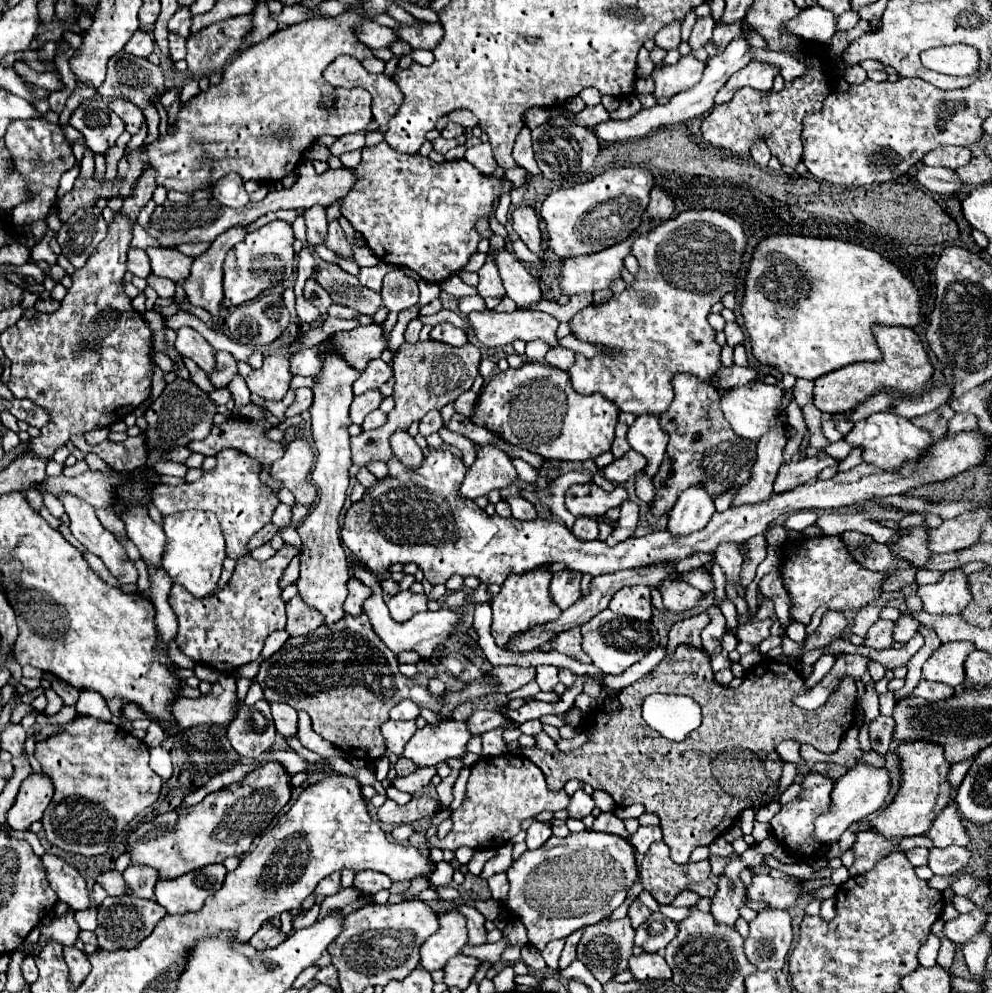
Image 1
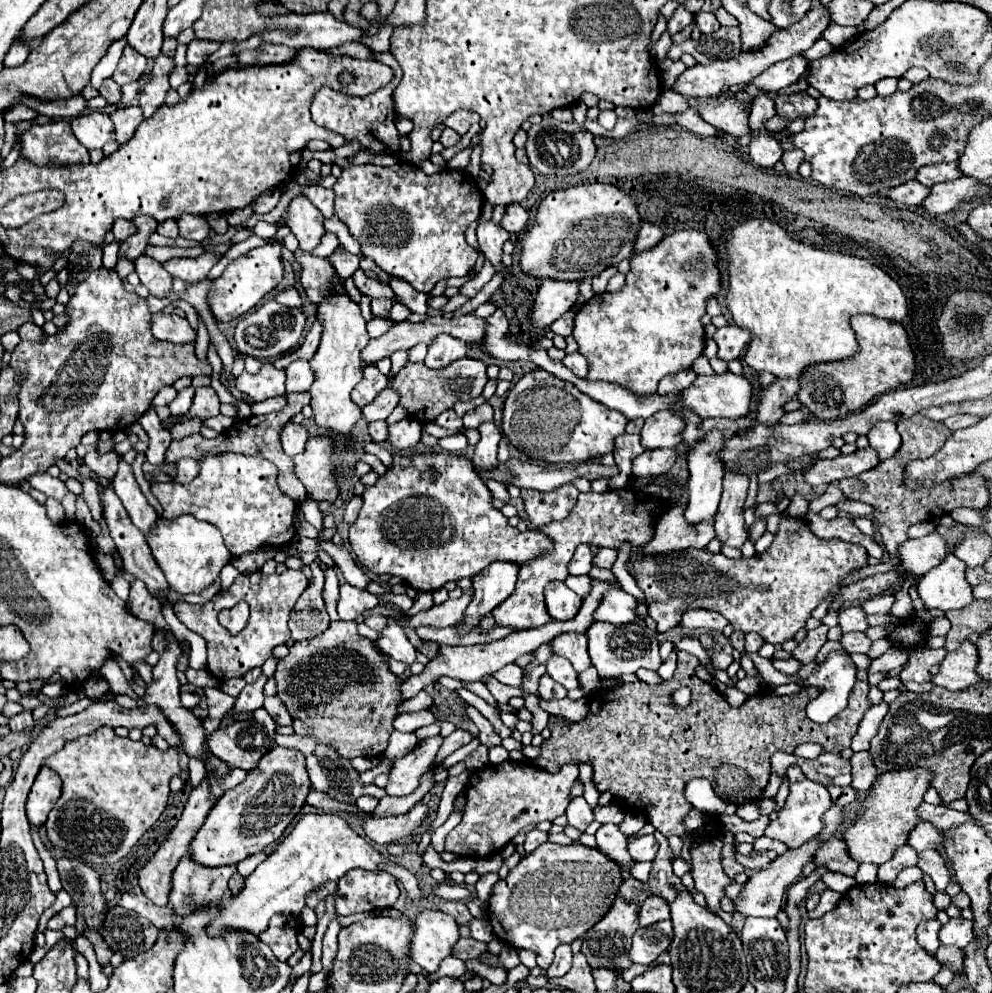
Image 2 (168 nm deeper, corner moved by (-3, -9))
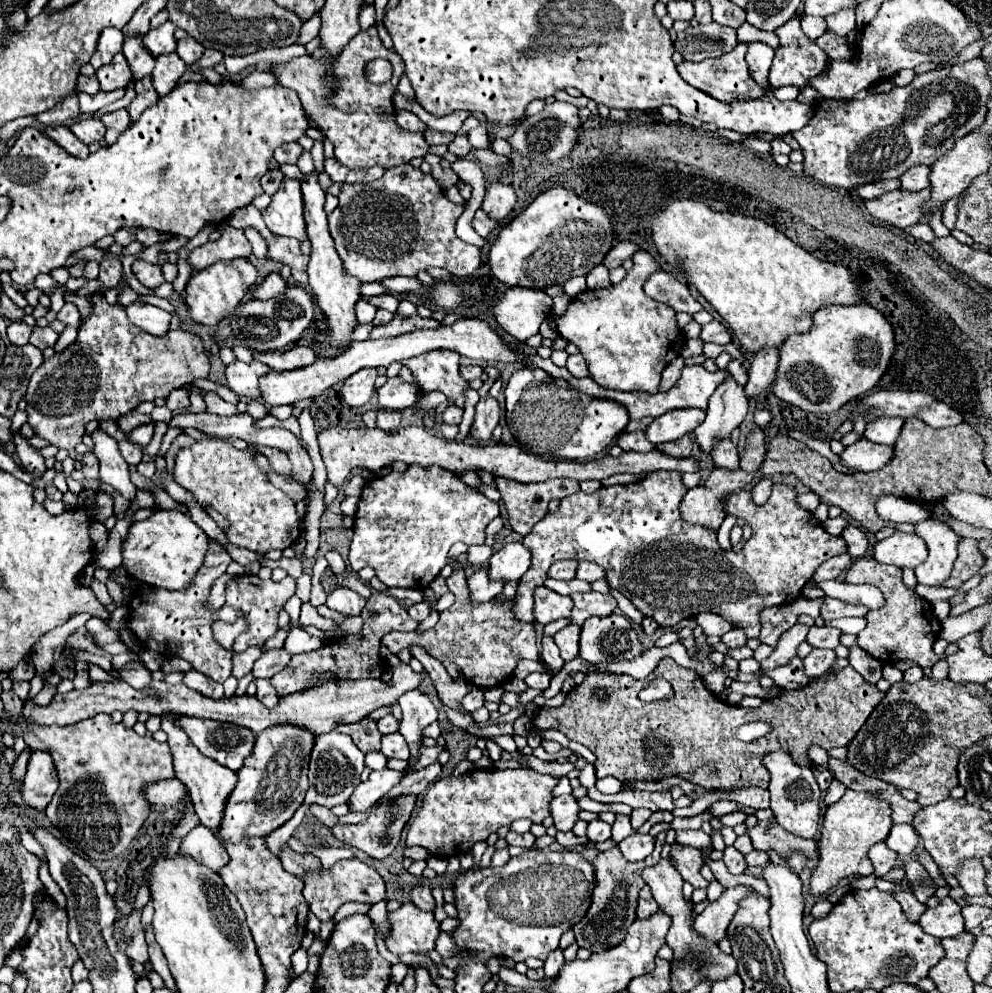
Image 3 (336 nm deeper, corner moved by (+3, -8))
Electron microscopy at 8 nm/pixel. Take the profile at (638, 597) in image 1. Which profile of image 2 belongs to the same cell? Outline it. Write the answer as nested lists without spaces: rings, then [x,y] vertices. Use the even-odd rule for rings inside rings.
[[[609,590],[605,598],[601,598],[601,606],[593,612],[595,620],[611,622],[611,624],[625,624],[635,622],[635,598],[623,590]]]

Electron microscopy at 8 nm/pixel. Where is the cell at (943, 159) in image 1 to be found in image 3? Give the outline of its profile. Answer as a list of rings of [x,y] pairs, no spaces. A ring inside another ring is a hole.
[[[915,165],[903,173],[901,189],[907,189],[907,191],[925,189],[925,187],[929,187],[929,175],[931,175],[931,167]]]

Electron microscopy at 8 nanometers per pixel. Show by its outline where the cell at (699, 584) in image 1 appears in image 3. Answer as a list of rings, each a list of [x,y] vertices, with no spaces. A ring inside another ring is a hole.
[[[655,471],[653,477],[629,485],[601,487],[595,493],[577,491],[559,503],[557,513],[547,513],[529,535],[523,537],[523,545],[531,551],[531,567],[519,579],[519,589],[513,601],[513,615],[519,621],[535,623],[533,615],[533,589],[541,585],[549,575],[549,569],[559,559],[577,559],[577,561],[595,561],[607,569],[607,581],[613,589],[619,589],[643,615],[649,615],[657,621],[659,627],[673,627],[683,619],[689,619],[701,611],[713,611],[737,623],[747,637],[759,637],[759,613],[765,607],[791,603],[801,595],[805,583],[813,577],[817,567],[847,551],[843,537],[835,537],[823,529],[823,525],[805,509],[795,503],[795,489],[783,483],[775,483],[771,497],[765,505],[753,501],[751,491],[743,489],[733,493],[727,499],[727,513],[735,517],[745,517],[753,529],[753,537],[743,547],[741,553],[725,551],[717,545],[715,533],[711,529],[699,529],[699,525],[687,525],[679,517],[679,501],[687,489],[681,483],[679,473],[675,471]]]

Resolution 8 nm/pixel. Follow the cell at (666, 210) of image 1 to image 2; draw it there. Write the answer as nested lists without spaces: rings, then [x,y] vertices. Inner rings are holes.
[[[641,224],[641,230],[635,240],[635,252],[643,252],[647,248],[653,248],[657,242],[661,242],[661,238],[663,238],[661,228],[657,228],[653,224]]]

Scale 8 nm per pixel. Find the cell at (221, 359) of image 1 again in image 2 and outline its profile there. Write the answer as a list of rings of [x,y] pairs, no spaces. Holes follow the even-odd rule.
[[[205,386],[205,388],[197,388],[195,390],[195,398],[193,398],[193,406],[189,408],[187,414],[179,416],[173,424],[177,422],[185,422],[185,420],[191,420],[191,418],[211,418],[211,416],[219,416],[219,398],[215,394],[215,390],[211,386]]]

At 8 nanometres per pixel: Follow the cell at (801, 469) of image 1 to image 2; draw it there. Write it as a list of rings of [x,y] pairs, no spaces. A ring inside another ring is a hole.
[[[867,446],[865,450],[857,450],[853,454],[839,454],[833,460],[819,458],[805,474],[805,482],[809,486],[831,484],[831,482],[839,482],[841,478],[859,476],[861,472],[867,472],[877,464],[879,464],[877,452],[871,446]]]

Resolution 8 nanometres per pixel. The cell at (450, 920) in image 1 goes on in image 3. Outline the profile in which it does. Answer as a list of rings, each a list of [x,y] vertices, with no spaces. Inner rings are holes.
[[[405,903],[401,909],[389,913],[389,919],[393,933],[387,941],[387,949],[391,953],[429,953],[435,949],[441,929],[433,913],[421,911],[413,903]]]

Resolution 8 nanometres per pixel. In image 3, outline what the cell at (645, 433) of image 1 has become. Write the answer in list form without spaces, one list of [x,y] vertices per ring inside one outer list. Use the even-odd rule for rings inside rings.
[[[679,409],[663,413],[653,419],[653,423],[645,429],[645,435],[653,445],[675,441],[687,433],[693,433],[693,429],[703,421],[703,417],[705,411],[701,409]]]

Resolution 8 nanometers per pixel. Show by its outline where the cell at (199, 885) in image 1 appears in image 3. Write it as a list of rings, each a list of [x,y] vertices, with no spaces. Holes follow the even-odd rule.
[[[203,825],[195,827],[183,841],[181,841],[181,853],[189,855],[195,863],[205,865],[213,871],[219,871],[223,865],[227,865],[229,855],[223,845],[219,845],[215,833]]]

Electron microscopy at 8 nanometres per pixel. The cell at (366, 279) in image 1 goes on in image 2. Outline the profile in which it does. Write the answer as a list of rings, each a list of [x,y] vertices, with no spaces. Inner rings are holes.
[[[375,298],[375,300],[371,300],[371,312],[373,312],[373,316],[377,316],[381,320],[391,320],[389,318],[391,306],[393,306],[393,300],[389,300],[389,298]]]

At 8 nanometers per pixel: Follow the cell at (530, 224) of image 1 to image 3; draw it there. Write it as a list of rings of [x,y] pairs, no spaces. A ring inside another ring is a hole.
[[[493,183],[487,189],[481,205],[481,209],[501,225],[505,225],[505,219],[509,217],[513,207],[515,207],[515,191],[507,183]]]

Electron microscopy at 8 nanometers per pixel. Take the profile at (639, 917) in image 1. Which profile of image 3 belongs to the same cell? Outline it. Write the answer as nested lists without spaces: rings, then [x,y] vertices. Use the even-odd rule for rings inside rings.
[[[645,885],[645,887],[641,889],[641,893],[639,893],[637,919],[647,919],[647,917],[651,917],[651,915],[653,915],[653,913],[657,913],[657,911],[659,911],[659,905],[657,905],[657,901],[653,899],[651,889]]]

